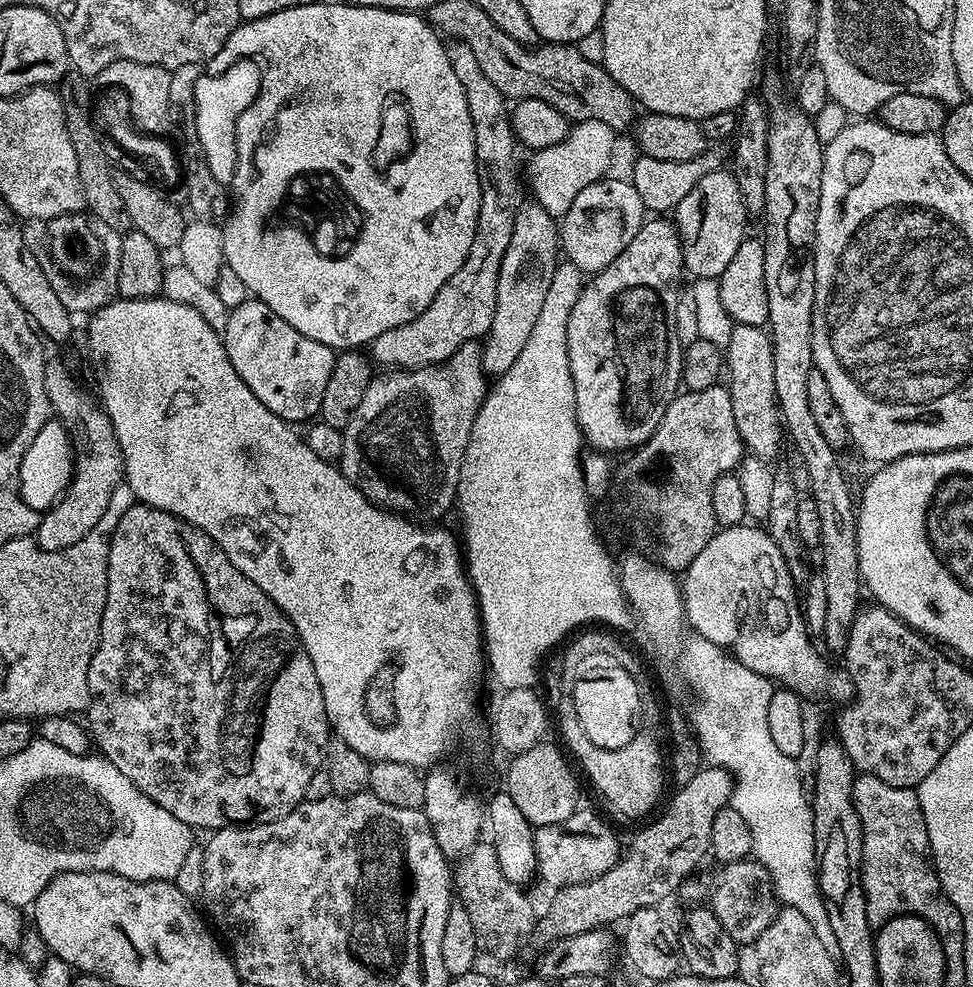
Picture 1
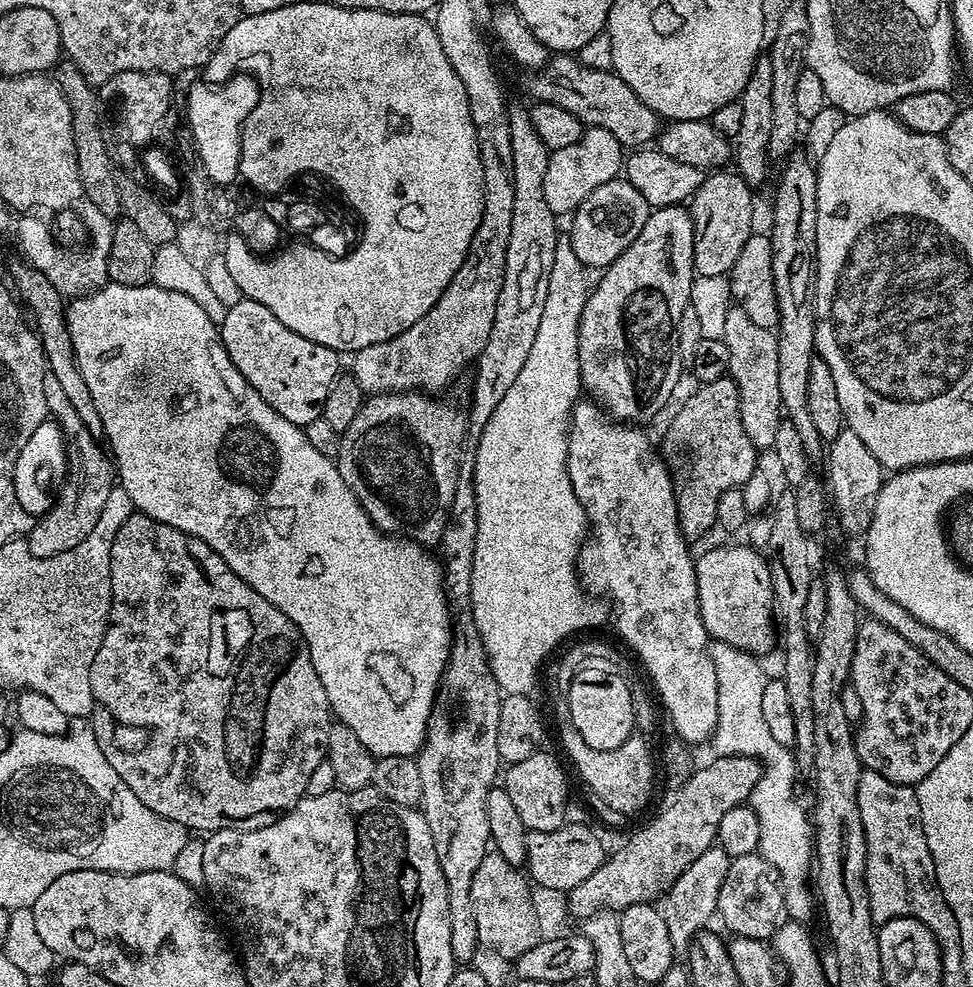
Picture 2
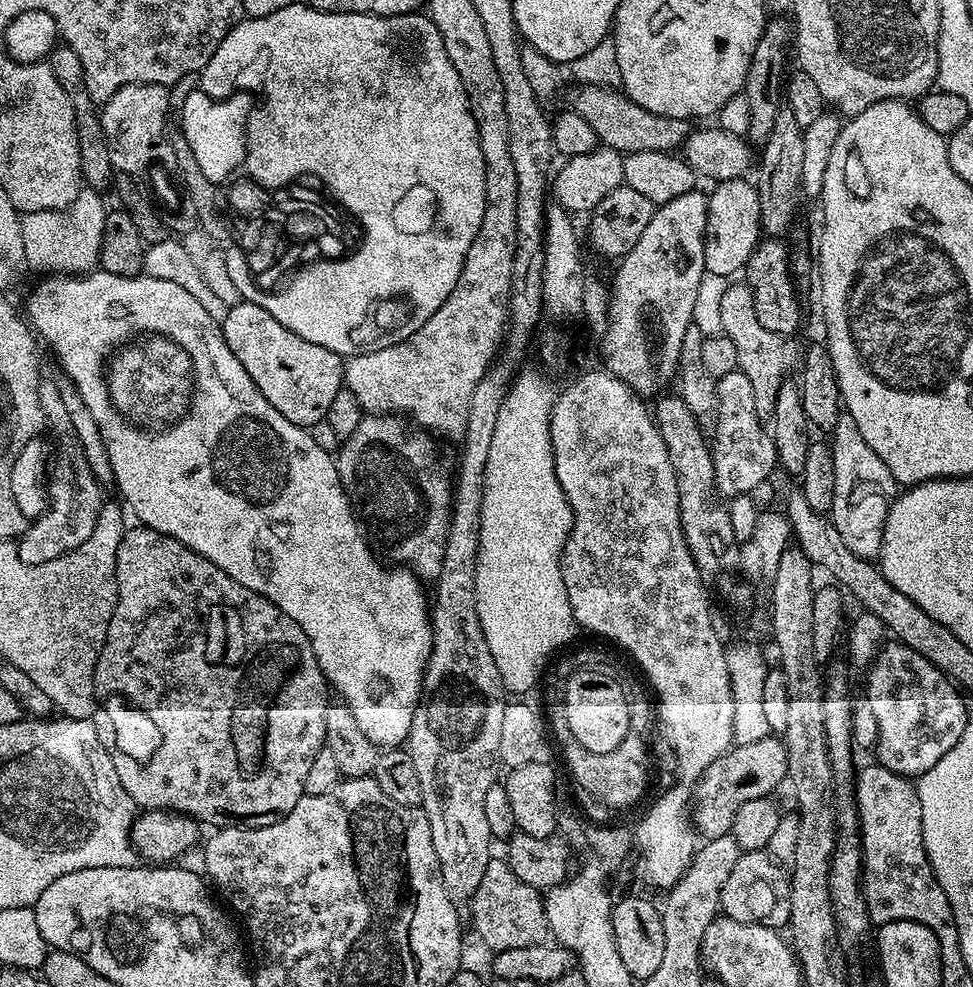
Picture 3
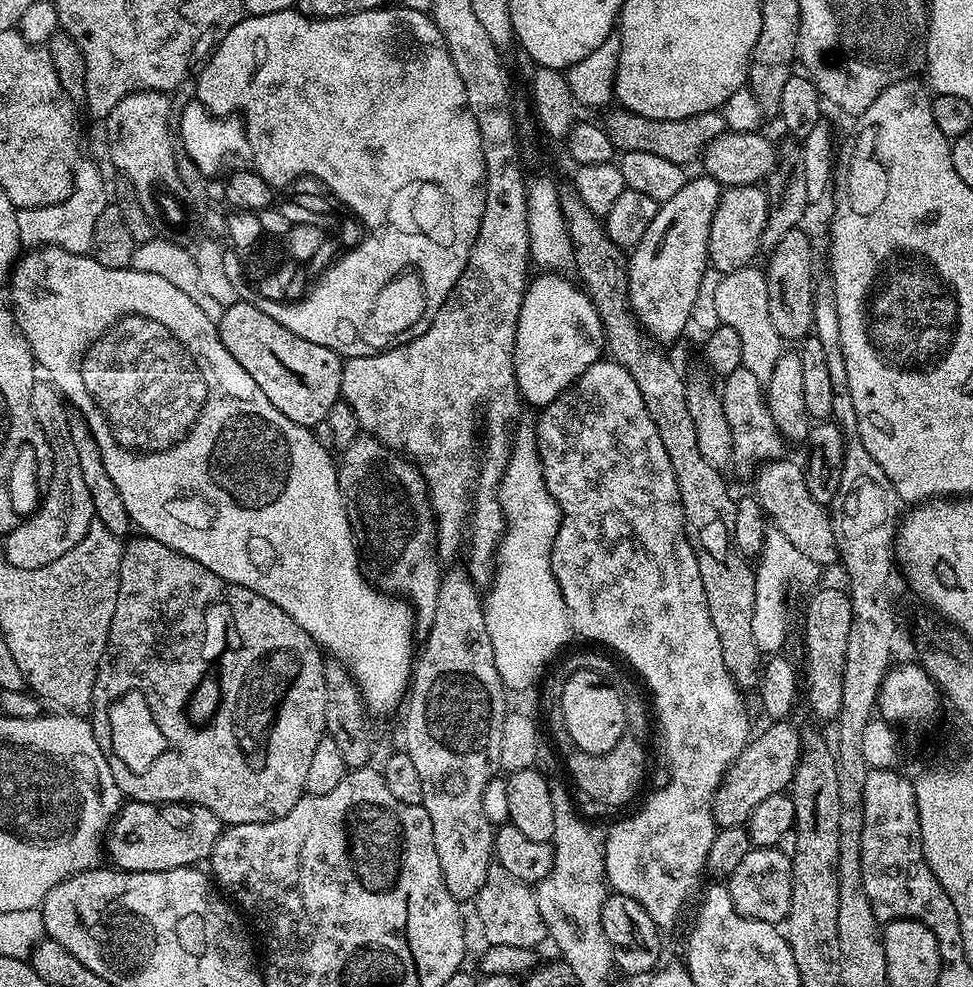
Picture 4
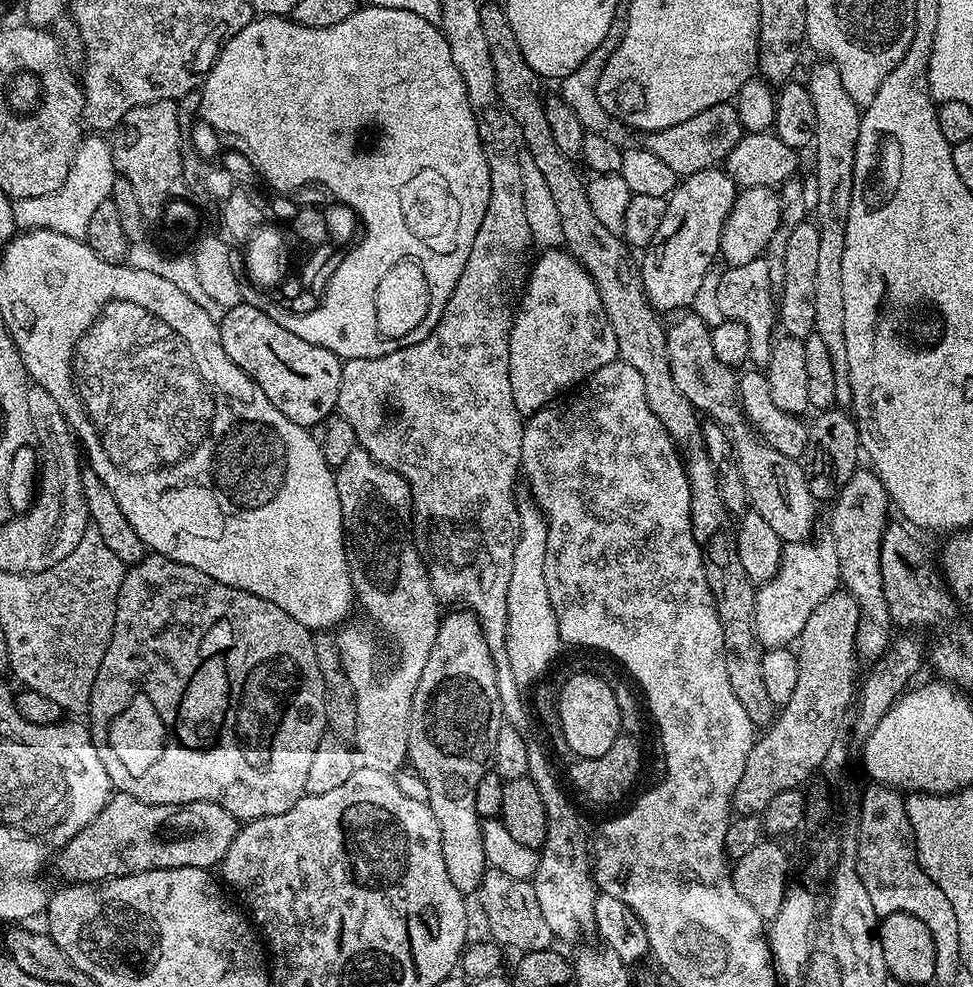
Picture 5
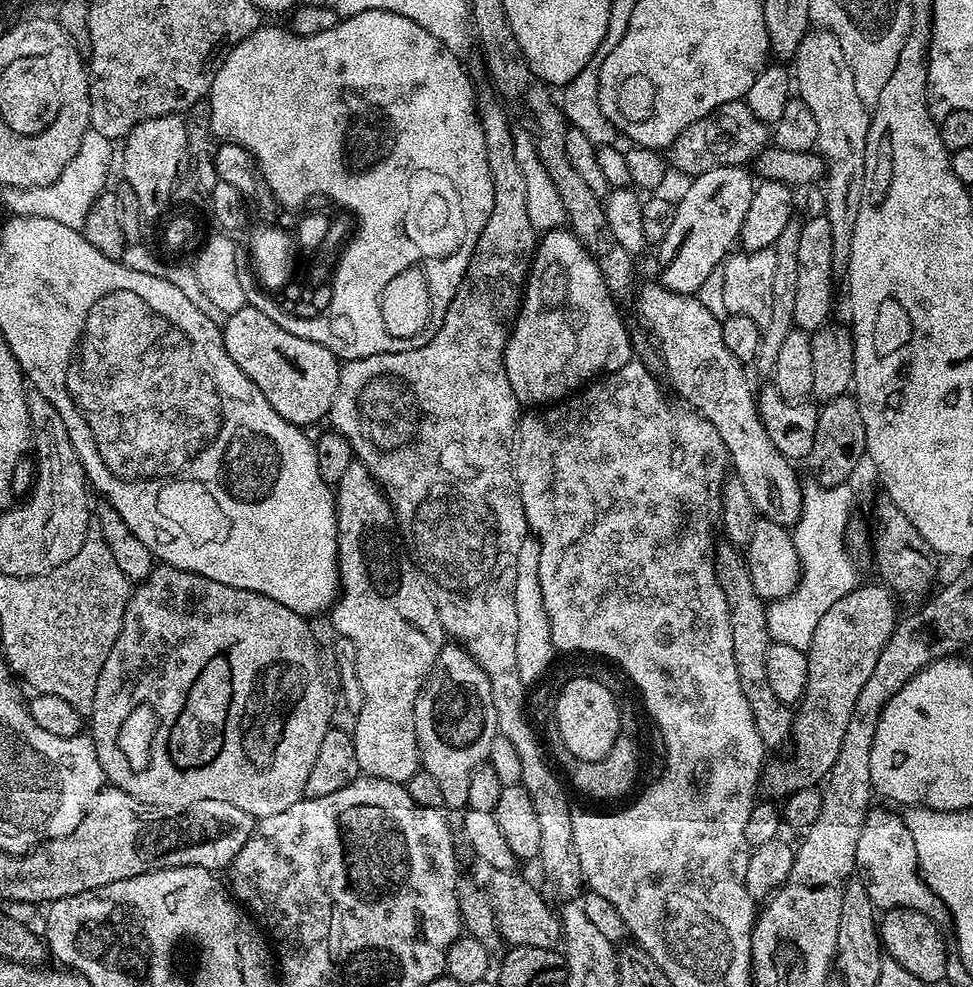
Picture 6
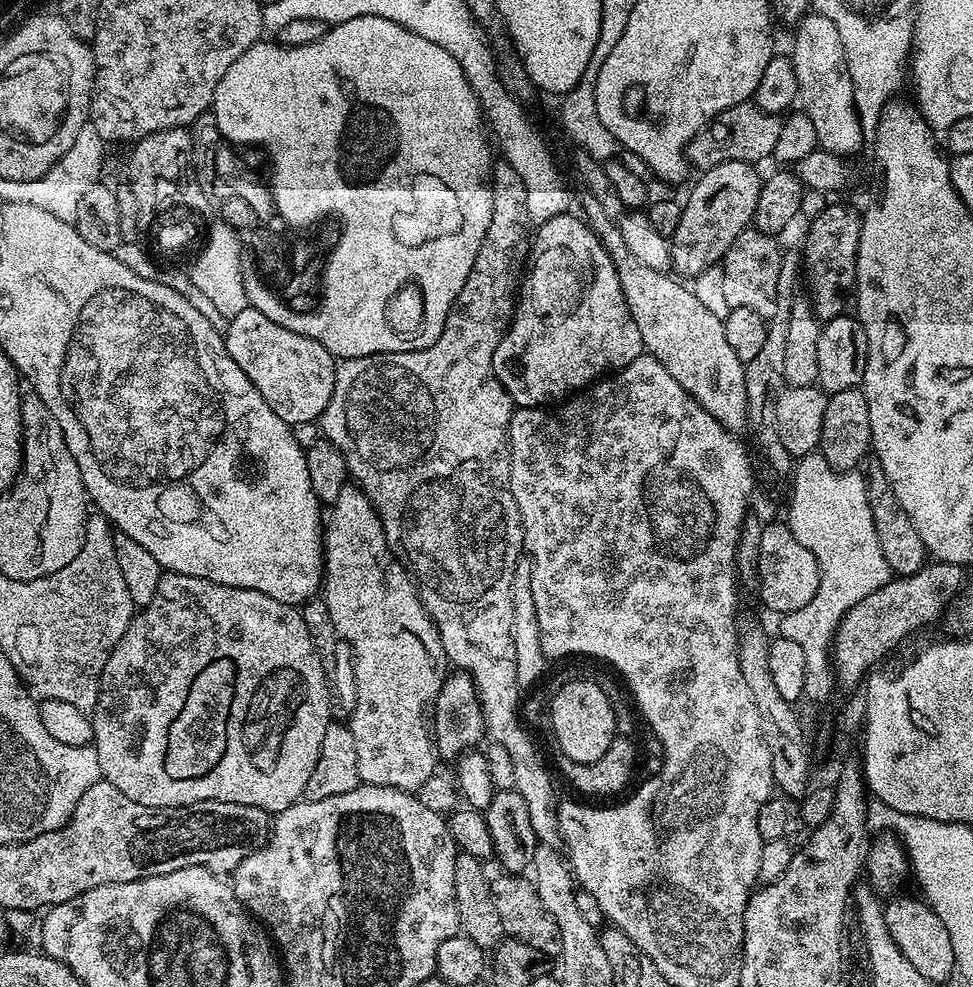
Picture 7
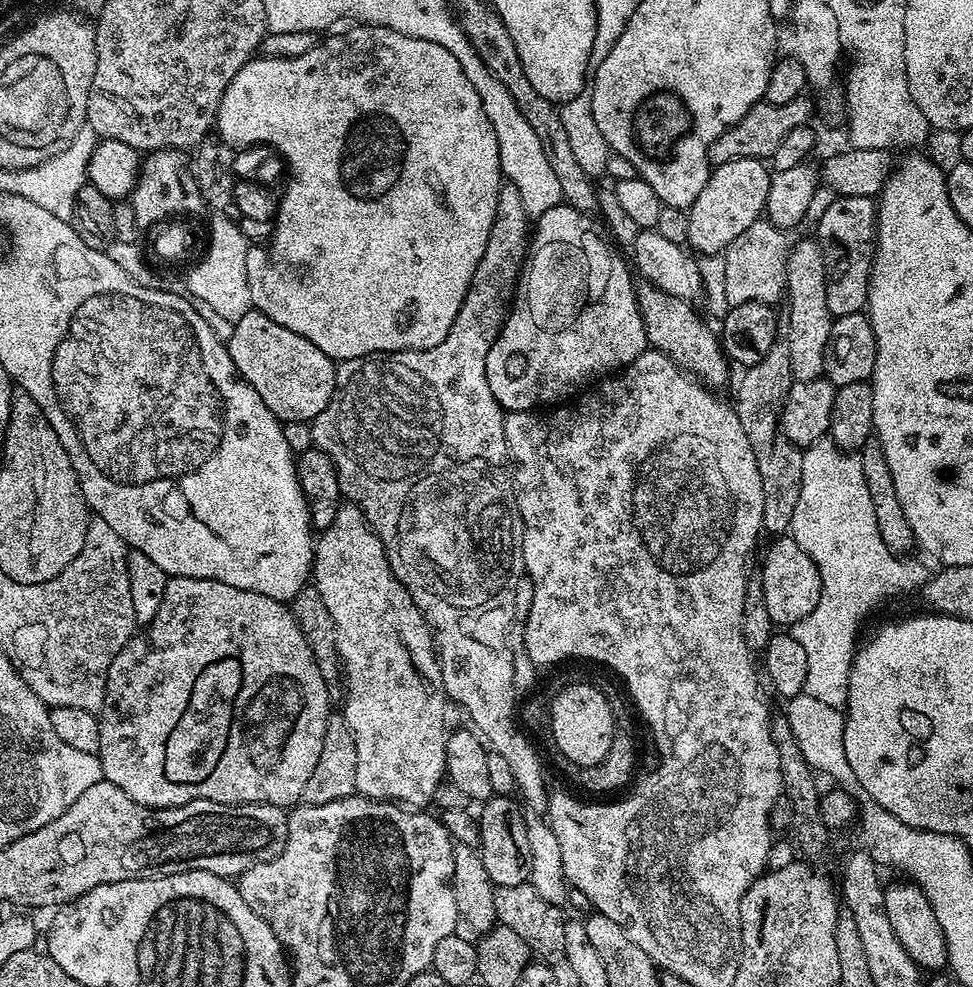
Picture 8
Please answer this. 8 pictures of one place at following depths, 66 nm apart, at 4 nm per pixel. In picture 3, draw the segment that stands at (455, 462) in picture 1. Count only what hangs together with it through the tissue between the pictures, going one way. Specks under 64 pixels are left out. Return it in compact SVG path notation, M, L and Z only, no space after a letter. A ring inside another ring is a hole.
M368 414L358 422L358 430L354 430L350 438L342 441L334 456L344 493L352 503L352 511L356 513L367 535L377 545L380 543L384 547L389 561L411 568L424 582L435 581L442 570L454 491L453 477L444 473L431 438L433 439L427 431L417 430L399 414Z

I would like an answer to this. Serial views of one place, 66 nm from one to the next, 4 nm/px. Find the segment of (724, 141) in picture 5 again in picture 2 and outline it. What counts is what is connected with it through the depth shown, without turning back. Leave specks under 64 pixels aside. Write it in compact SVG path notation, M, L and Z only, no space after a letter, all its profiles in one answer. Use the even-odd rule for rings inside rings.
M556 54L546 66L529 71L525 76L528 77L524 88L533 96L533 101L562 106L562 110L570 110L585 126L610 130L625 150L639 150L657 139L662 127L661 117L611 70L594 70L575 55Z

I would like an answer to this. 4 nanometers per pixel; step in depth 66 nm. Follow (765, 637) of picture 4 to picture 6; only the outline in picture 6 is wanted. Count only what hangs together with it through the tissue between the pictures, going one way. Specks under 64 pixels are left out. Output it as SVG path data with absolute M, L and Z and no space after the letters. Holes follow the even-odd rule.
M815 478L803 485L800 518L791 529L792 541L800 559L800 583L788 596L767 605L765 616L769 641L806 650L814 638L818 622L822 622L822 614L826 614L838 598L846 598L846 594L858 587L856 564L852 561L853 553L846 539L854 516L849 488L847 483L827 488Z

